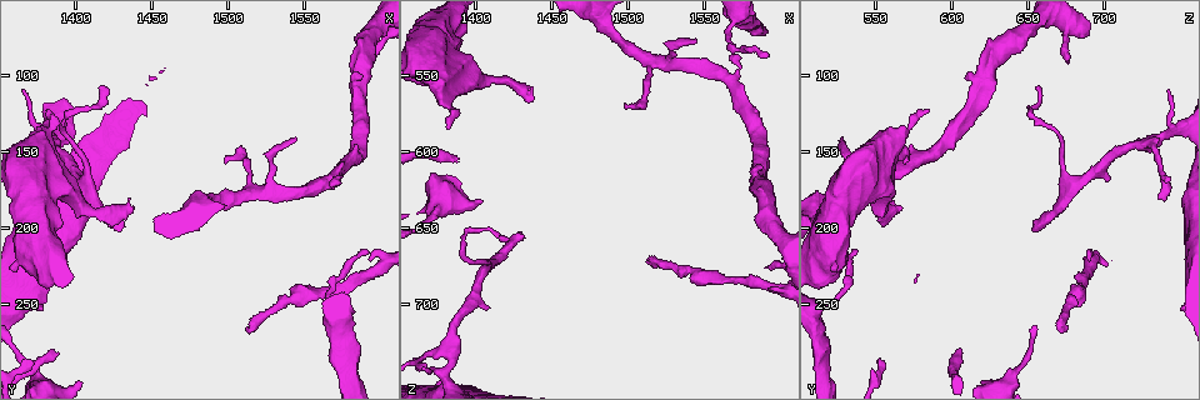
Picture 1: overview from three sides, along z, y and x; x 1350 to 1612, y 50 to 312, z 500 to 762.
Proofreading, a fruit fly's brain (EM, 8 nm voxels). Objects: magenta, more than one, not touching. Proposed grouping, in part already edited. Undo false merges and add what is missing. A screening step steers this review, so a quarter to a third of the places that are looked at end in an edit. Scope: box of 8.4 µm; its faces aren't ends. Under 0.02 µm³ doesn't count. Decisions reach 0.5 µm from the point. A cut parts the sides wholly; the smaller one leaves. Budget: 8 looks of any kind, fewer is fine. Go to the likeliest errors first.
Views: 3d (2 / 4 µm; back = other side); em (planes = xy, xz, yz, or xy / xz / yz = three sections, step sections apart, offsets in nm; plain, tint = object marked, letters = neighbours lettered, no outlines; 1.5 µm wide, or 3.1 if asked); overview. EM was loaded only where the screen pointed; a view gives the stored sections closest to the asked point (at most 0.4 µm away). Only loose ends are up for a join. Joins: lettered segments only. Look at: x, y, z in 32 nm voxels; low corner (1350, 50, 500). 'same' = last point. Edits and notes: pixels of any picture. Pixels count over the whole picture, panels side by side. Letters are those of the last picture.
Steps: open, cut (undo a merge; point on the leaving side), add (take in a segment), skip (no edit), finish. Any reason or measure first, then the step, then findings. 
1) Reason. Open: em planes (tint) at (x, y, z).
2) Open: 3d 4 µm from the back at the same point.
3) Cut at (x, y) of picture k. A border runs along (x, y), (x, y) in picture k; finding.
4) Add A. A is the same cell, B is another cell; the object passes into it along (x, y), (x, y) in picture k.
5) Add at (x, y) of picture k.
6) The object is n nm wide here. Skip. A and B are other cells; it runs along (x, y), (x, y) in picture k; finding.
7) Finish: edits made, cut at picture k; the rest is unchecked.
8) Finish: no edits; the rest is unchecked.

Tapers out. Open: 3d 2 µm at (1514, 268, 672).

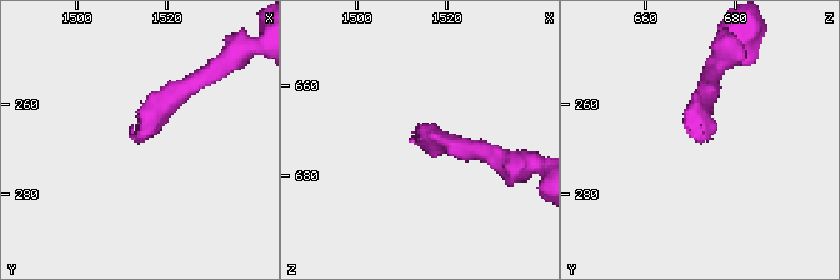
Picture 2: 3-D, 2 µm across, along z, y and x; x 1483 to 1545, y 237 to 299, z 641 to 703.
Open: em planes (letters) at (1513, 267, 673).

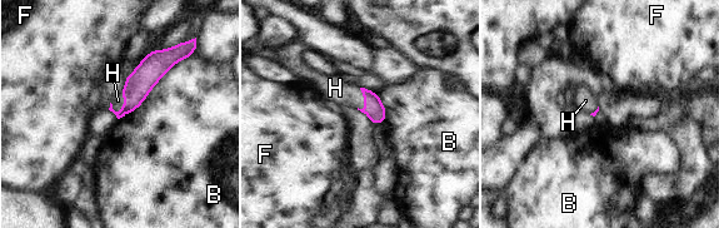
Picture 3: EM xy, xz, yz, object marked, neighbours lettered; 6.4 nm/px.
Add H. H is the same cell, B and F are other cells; the cell continues.

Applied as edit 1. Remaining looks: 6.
Long arm stops here. Open: 3d 4 µm at (1432, 184, 566).

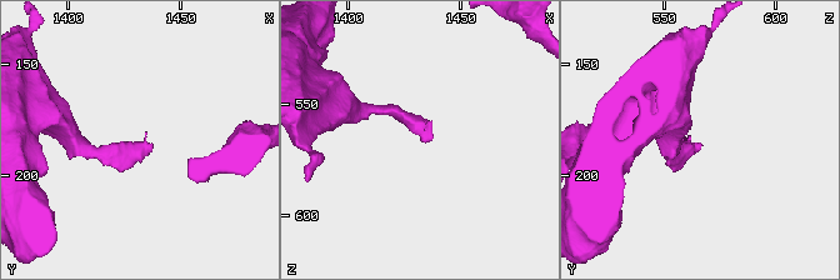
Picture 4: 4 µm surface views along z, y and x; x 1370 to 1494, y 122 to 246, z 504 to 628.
Open: em xz step 4 (tint) at (1434, 185, 567).

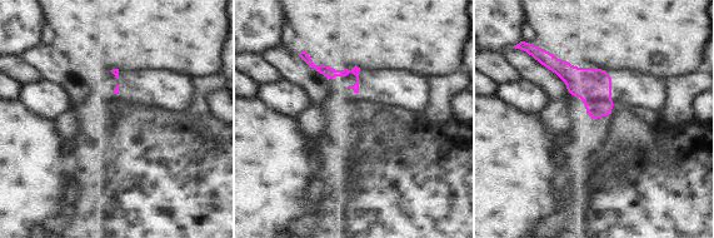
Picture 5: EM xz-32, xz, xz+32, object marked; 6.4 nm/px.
Open: em planes (letters) at the same point.

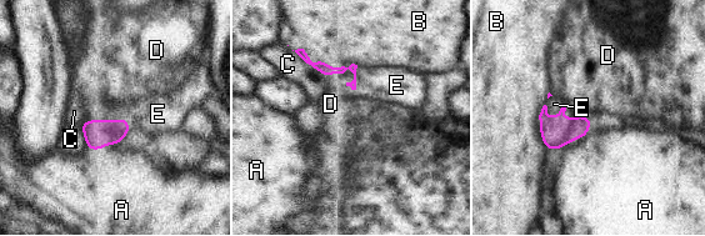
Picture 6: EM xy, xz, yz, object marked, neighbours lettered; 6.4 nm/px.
Add E. E is the same cell, A, B, C and D are other cells; the object passes into it along (321, 66), (343, 73), (373, 83) in picture 6; it goes on there.

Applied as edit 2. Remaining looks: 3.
Finish: edits made, add at picture 3, add at picture 6; the rest is unchecked.

